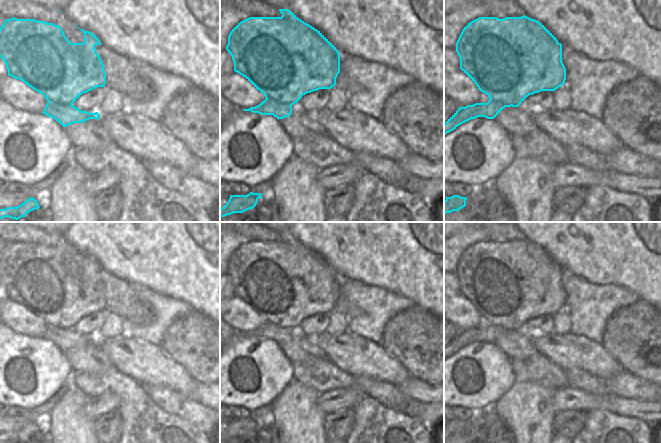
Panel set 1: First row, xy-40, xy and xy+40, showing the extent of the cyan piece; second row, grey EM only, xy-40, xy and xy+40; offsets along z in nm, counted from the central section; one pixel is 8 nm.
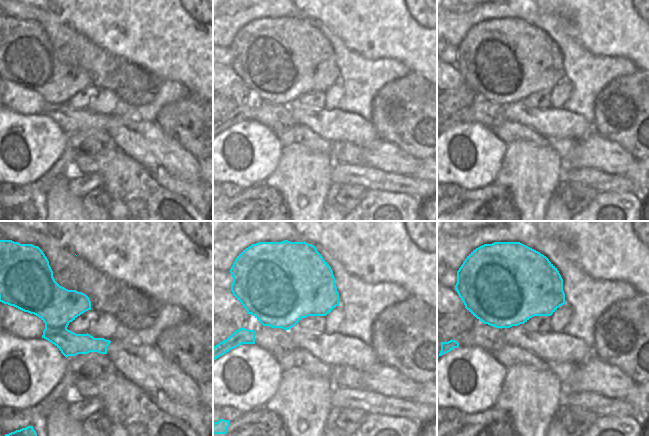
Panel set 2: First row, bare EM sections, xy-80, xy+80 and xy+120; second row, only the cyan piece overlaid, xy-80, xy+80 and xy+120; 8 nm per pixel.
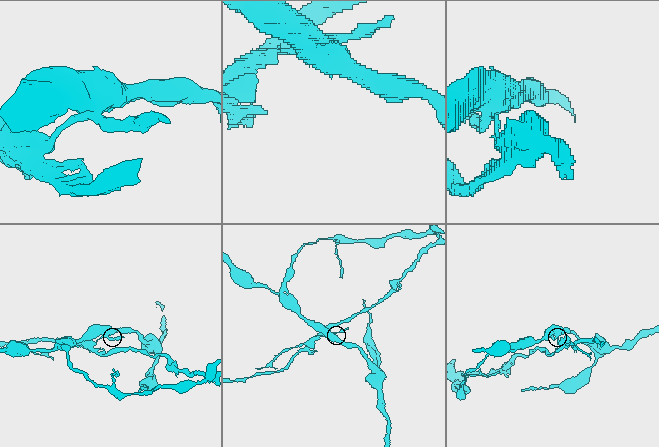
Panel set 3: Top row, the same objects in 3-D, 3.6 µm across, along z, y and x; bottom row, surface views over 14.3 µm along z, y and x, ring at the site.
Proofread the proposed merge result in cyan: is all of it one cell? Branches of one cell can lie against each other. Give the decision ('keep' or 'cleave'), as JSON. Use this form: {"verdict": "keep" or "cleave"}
{"verdict": "cleave"}

